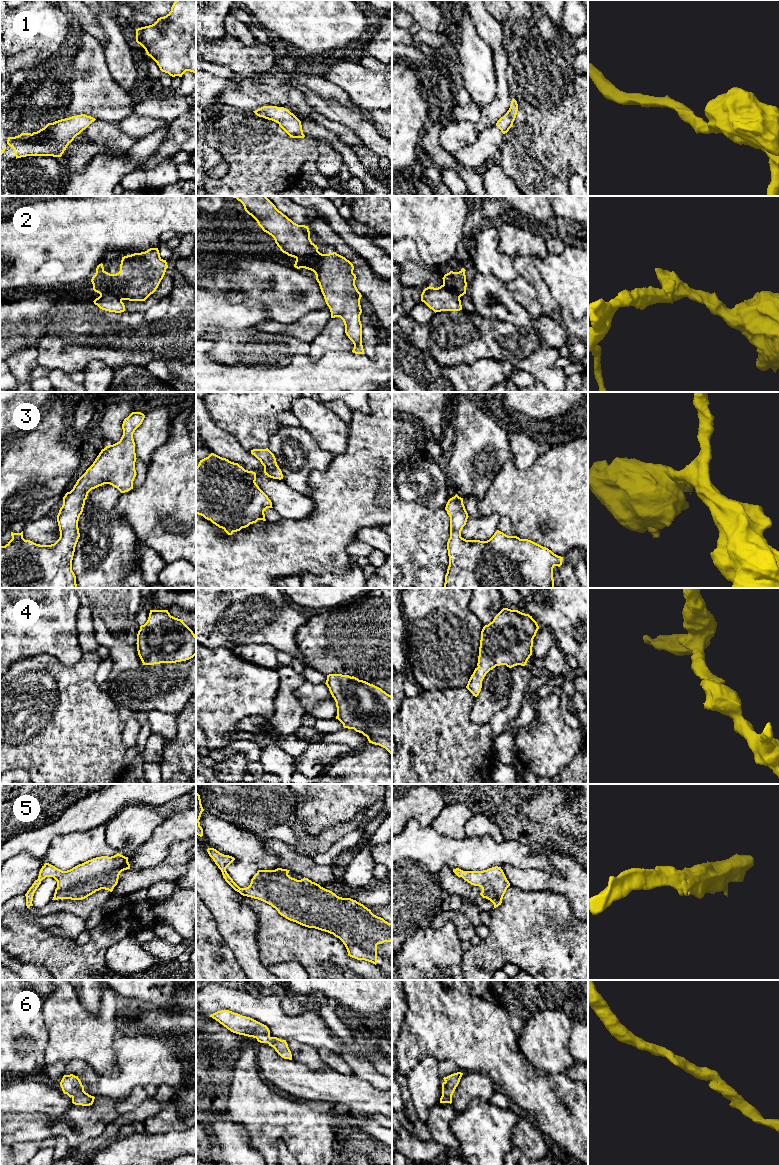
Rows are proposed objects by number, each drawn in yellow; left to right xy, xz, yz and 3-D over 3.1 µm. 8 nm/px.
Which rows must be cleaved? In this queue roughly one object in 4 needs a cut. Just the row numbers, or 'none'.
2

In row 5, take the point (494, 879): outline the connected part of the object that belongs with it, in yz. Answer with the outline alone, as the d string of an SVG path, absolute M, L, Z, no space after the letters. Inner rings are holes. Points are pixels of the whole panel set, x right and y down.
M498 866L483 871L463 871L456 868L453 869L453 872L471 885L481 887L480 895L490 900L494 908L501 905L503 896L510 886L503 870Z

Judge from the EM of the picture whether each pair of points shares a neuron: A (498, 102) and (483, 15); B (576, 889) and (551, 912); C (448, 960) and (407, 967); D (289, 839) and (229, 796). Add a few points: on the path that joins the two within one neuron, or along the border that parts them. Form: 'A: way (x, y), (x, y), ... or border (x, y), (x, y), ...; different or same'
A: way (501, 80), (501, 57), (496, 37); same
B: border (544, 890), (563, 894), (577, 919); different
C: way (438, 960), (432, 960), (429, 963), (417, 963); same
D: way (274, 824), (244, 796); same

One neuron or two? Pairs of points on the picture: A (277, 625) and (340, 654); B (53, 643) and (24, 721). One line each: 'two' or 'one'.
A: two
B: two

